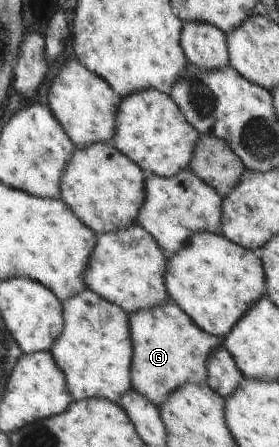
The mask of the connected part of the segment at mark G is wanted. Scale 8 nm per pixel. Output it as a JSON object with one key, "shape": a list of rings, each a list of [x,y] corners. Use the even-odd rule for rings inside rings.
{"shape":[[[175,303],[129,313],[129,329],[133,344],[131,388],[158,408],[171,393],[186,383],[204,385],[207,382],[207,360],[223,339],[204,332]]]}

